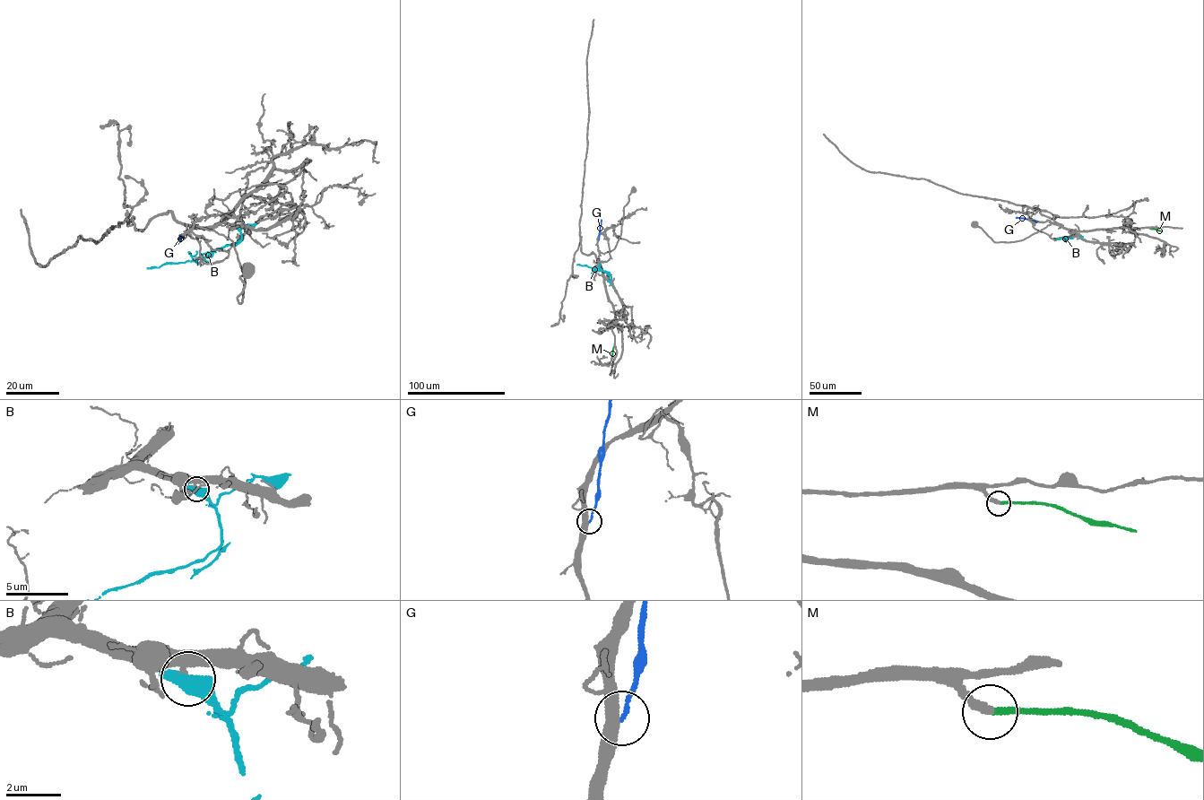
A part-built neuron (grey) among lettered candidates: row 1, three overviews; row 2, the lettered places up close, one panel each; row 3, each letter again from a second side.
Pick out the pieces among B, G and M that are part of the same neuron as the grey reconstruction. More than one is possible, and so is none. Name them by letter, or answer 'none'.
none

